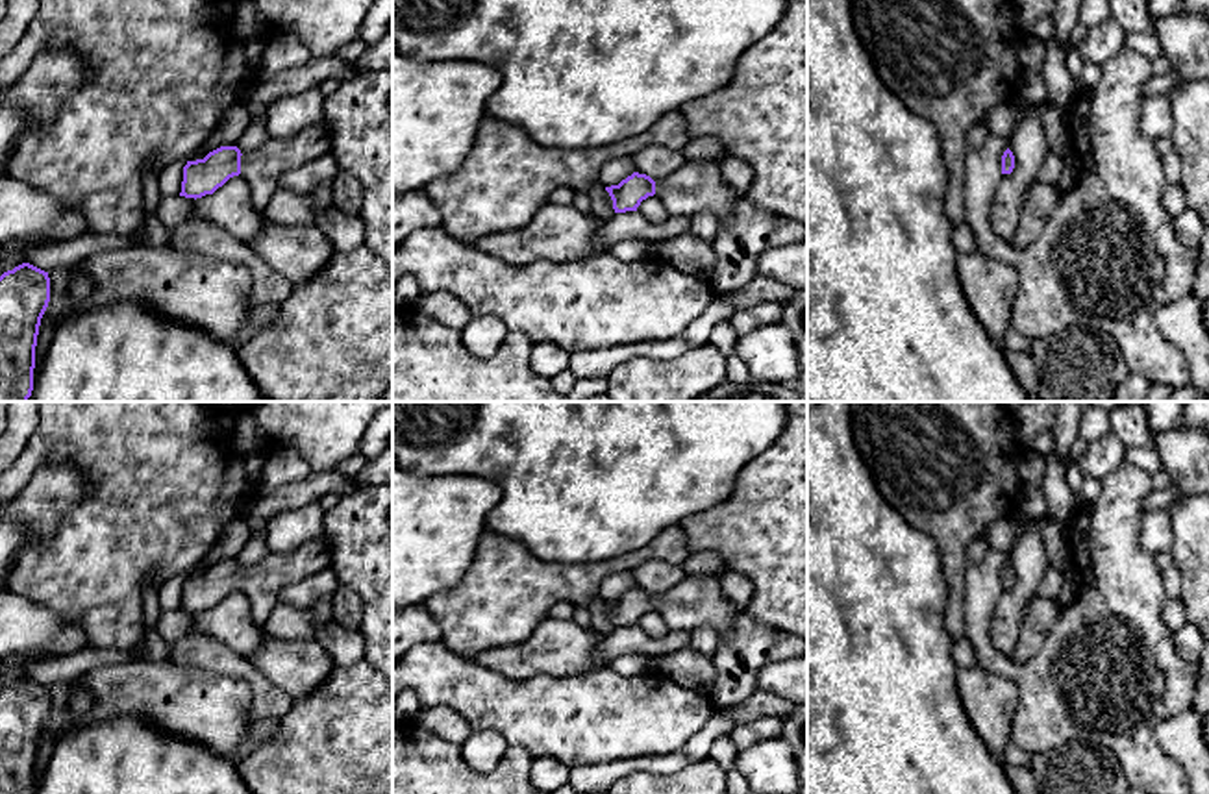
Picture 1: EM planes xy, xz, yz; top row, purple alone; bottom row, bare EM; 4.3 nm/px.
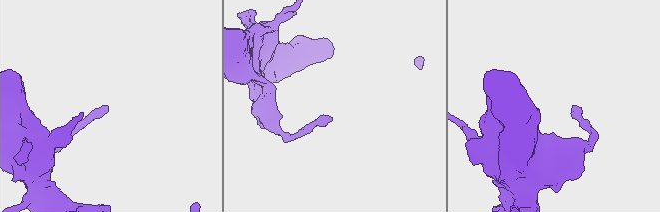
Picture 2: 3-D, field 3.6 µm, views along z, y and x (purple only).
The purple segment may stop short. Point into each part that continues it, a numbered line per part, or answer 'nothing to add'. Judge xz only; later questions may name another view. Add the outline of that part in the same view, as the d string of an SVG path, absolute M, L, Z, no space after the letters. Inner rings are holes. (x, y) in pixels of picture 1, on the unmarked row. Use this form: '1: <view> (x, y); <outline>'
1: xz (698, 600); M685 576L679 585L655 596L655 611L672 631L692 633L709 626L717 635L724 635L742 613L724 598L717 576Z

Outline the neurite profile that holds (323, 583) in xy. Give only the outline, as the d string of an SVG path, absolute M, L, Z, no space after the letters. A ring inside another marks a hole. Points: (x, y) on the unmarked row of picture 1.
M324 568L315 576L309 576L280 592L280 602L302 602L302 600L318 600L324 596L333 598L337 589L341 587L335 572L331 568Z

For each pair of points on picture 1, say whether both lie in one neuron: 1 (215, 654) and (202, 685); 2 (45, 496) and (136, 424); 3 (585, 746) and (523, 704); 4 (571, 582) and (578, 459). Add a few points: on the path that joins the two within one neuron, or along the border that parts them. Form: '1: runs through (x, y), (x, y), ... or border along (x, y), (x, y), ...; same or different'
1: border along (171, 659), (237, 676), (249, 687); different
2: border along (50, 456), (69, 459), (87, 489), (71, 511); different
3: runs through (571, 731), (560, 720), (537, 715); same
4: border along (530, 554), (565, 563), (615, 558); different

